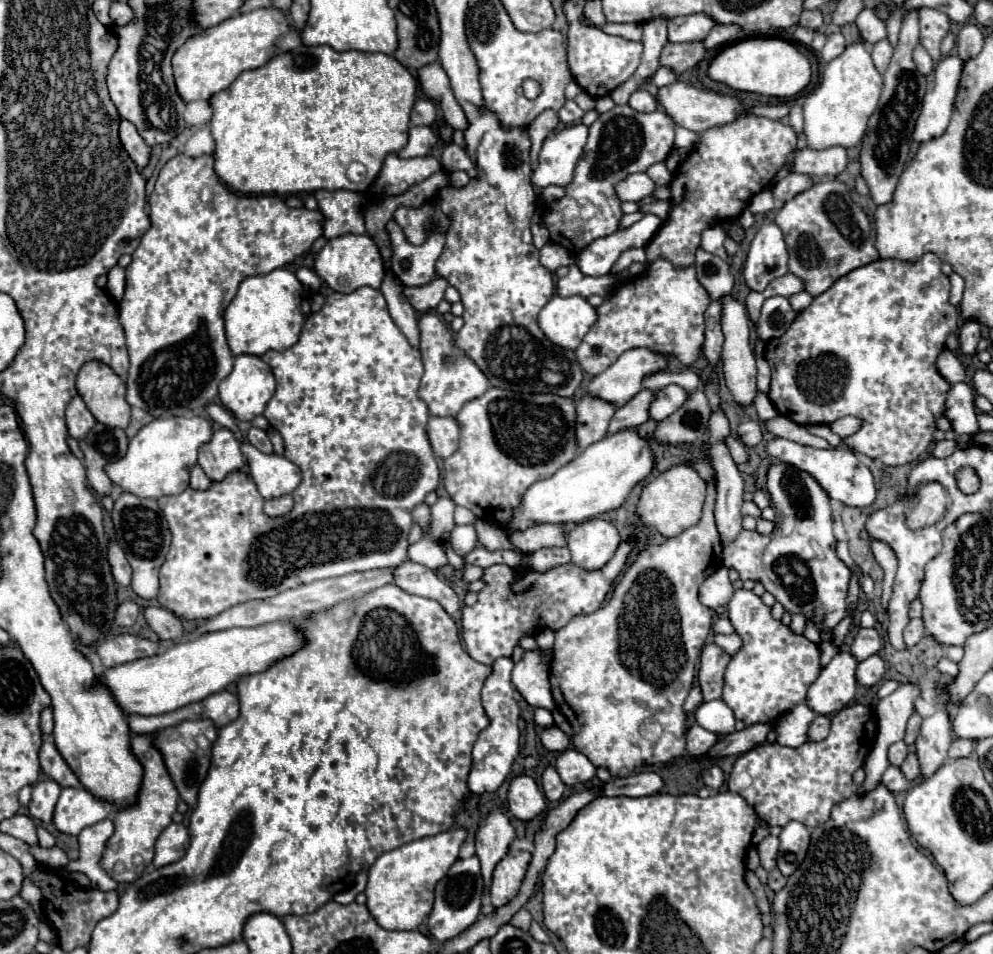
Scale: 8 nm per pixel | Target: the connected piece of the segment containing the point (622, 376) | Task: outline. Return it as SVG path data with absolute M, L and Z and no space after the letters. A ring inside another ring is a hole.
M636 347L634 351L626 351L618 357L614 365L610 365L604 373L596 375L584 393L598 395L614 405L624 405L638 391L642 391L642 379L666 369L666 355L658 355L646 347Z

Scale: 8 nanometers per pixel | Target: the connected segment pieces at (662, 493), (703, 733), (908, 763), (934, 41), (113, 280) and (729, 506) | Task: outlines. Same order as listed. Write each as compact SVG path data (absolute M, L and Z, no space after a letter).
M676 465L642 489L638 501L638 515L648 525L658 529L666 537L676 537L688 527L696 525L702 515L702 505L706 499L706 481L690 465Z
M694 723L690 729L688 729L688 735L686 735L686 751L700 759L700 757L708 757L710 749L718 743L718 735L702 729L698 723Z
M908 753L908 757L904 759L904 763L900 765L900 771L906 775L908 781L916 781L920 775L920 765L918 765L918 757L916 753Z
M920 9L920 43L934 61L942 59L940 43L950 29L950 19L938 9Z
M114 265L114 267L108 271L106 291L108 291L116 301L120 301L122 295L124 295L124 287L126 287L126 275L124 275L124 269L122 269L120 265Z
M708 381L704 385L704 391L710 399L710 405L712 405L712 419L710 419L710 453L712 453L712 465L714 465L714 471L716 471L716 507L714 507L714 515L716 515L716 529L720 533L720 539L722 539L722 545L726 543L732 543L736 537L738 537L738 531L742 531L742 515L740 515L740 505L742 505L742 495L744 495L744 483L742 483L742 477L740 477L740 471L736 469L736 463L732 461L726 445L722 443L722 439L730 433L728 429L728 419L724 417L724 413L720 411L718 403L718 385L716 381Z

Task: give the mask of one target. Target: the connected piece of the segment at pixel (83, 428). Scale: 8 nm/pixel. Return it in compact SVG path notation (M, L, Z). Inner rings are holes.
M80 395L72 397L72 401L66 407L66 425L68 425L68 435L74 439L82 439L92 427L96 419L88 411L84 399Z

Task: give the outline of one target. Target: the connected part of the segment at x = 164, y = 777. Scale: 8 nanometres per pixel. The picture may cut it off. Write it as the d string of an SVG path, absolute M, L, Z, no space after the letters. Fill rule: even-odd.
M158 733L150 735L134 735L132 737L132 753L138 757L138 761L144 767L144 779L142 779L142 789L138 795L138 803L130 809L118 811L114 815L114 825L116 825L116 837L112 835L106 843L104 855L100 865L104 871L114 879L114 881L134 881L138 877L138 871L142 873L146 863L152 861L154 857L154 843L158 835L172 823L172 813L176 811L178 803L178 791L166 771L162 753L156 749L152 743ZM122 867L122 869L120 869Z

